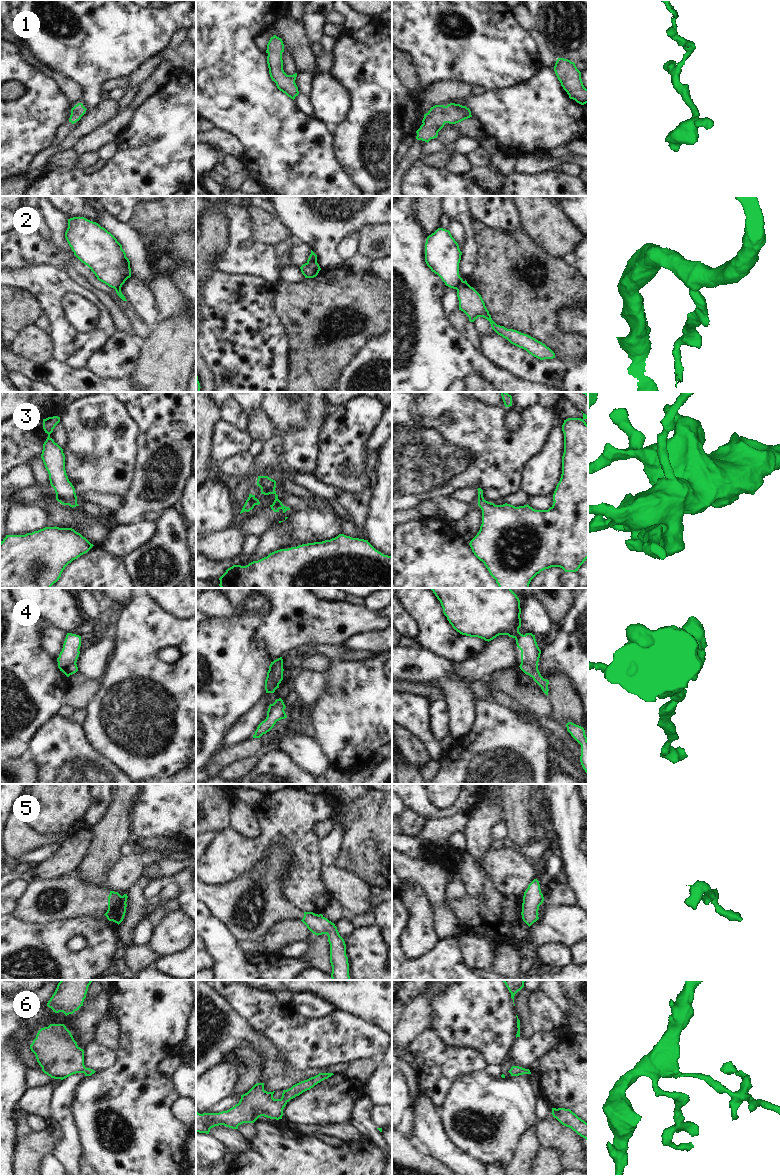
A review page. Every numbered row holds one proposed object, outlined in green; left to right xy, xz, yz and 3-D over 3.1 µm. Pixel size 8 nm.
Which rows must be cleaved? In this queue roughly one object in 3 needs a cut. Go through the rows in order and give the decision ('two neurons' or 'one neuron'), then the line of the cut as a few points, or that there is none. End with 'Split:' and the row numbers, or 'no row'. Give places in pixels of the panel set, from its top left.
1: one neuron; no cut
2: two neurons; cut in xz along (316, 260), (307, 263)
3: one neuron; no cut
4: one neuron; no cut
5: one neuron; no cut
6: one neuron; no cut
Split: 2

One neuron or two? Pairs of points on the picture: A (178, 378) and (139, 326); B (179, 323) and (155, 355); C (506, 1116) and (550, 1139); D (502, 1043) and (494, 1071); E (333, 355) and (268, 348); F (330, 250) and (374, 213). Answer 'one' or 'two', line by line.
A: two
B: one
C: two
D: two
E: two
F: one

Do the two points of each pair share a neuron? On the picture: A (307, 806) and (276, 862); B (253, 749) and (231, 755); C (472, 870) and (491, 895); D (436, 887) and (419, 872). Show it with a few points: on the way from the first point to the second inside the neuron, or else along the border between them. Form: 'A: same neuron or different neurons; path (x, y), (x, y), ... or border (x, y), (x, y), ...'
A: different neurons; border (263, 855), (270, 846), (281, 845), (297, 858)
B: same neuron; path (248, 749), (236, 752)
C: different neurons; border (477, 862), (482, 870), (483, 893), (475, 898)
D: same neuron; path (432, 883), (423, 874)

